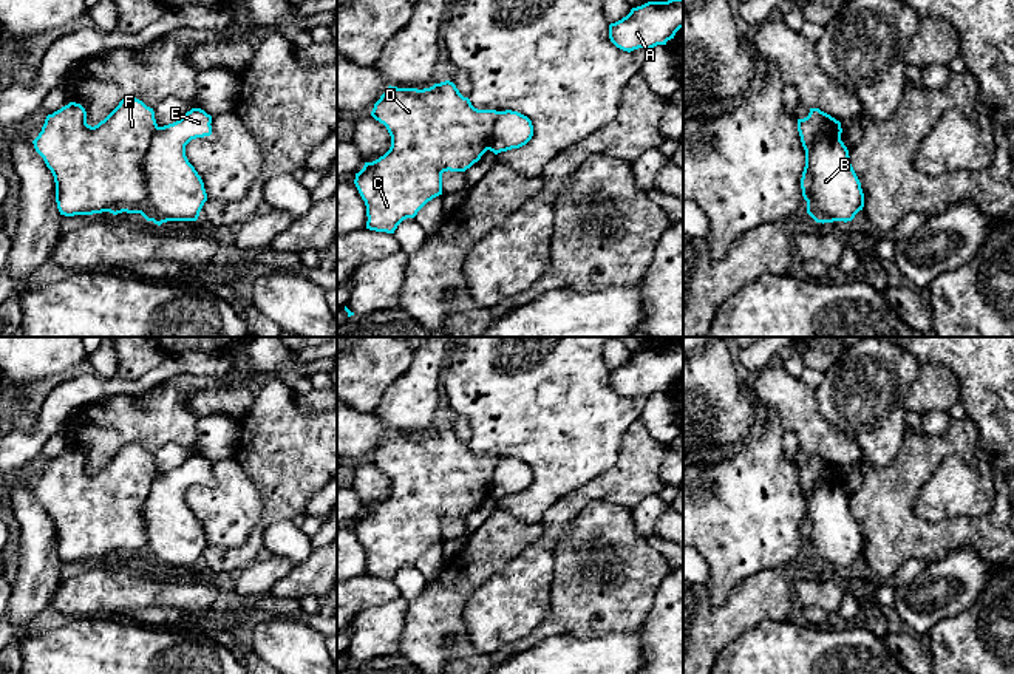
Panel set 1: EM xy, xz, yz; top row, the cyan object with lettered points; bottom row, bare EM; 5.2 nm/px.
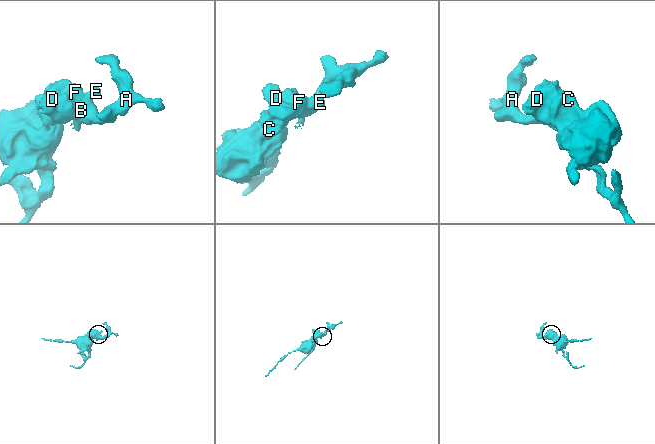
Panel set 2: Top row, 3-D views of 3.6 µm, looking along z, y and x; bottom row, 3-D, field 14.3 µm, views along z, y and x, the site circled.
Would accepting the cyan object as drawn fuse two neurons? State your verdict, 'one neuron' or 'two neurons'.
two neurons

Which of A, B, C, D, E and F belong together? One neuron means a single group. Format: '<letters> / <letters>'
A B E / C D F

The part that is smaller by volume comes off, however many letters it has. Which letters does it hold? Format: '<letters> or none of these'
A, B, E

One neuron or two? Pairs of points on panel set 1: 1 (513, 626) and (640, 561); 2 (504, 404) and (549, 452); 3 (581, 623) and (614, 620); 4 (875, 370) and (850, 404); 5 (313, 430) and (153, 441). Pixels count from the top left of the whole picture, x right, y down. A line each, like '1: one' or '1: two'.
1: two
2: one
3: one
4: one
5: two

